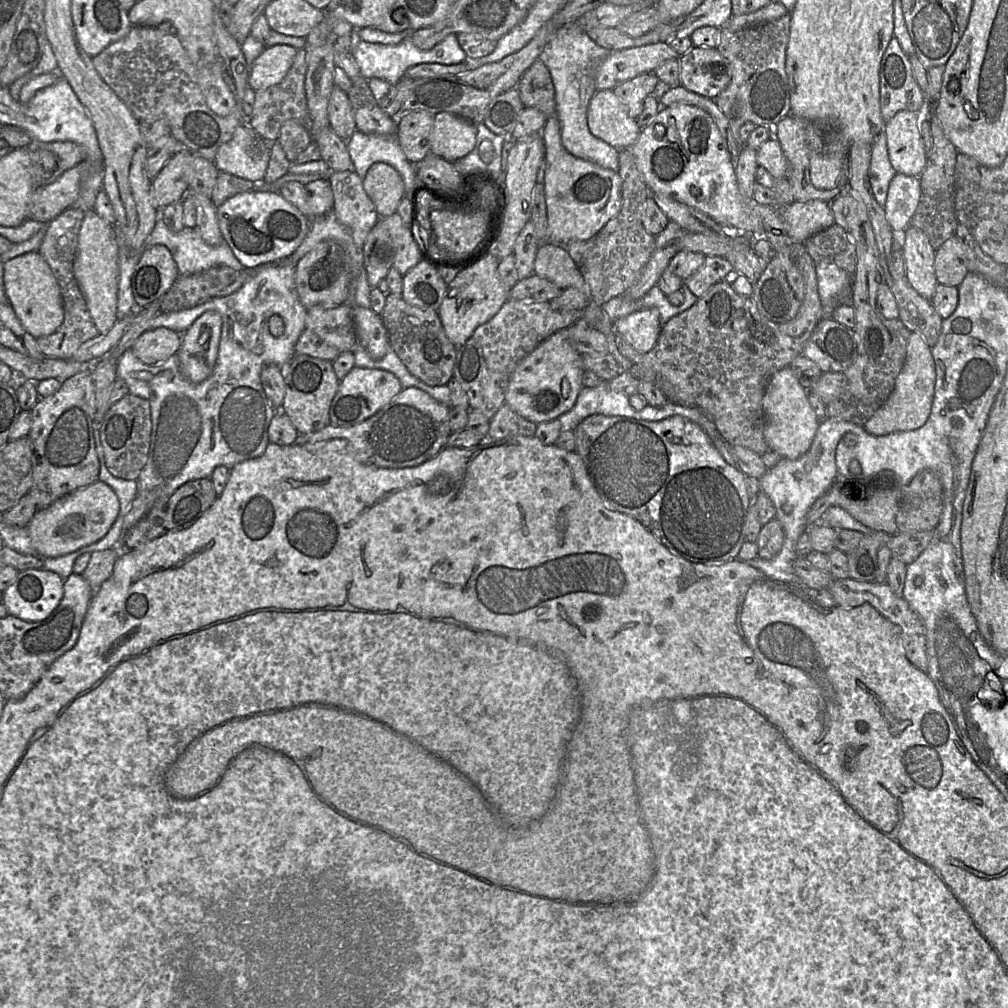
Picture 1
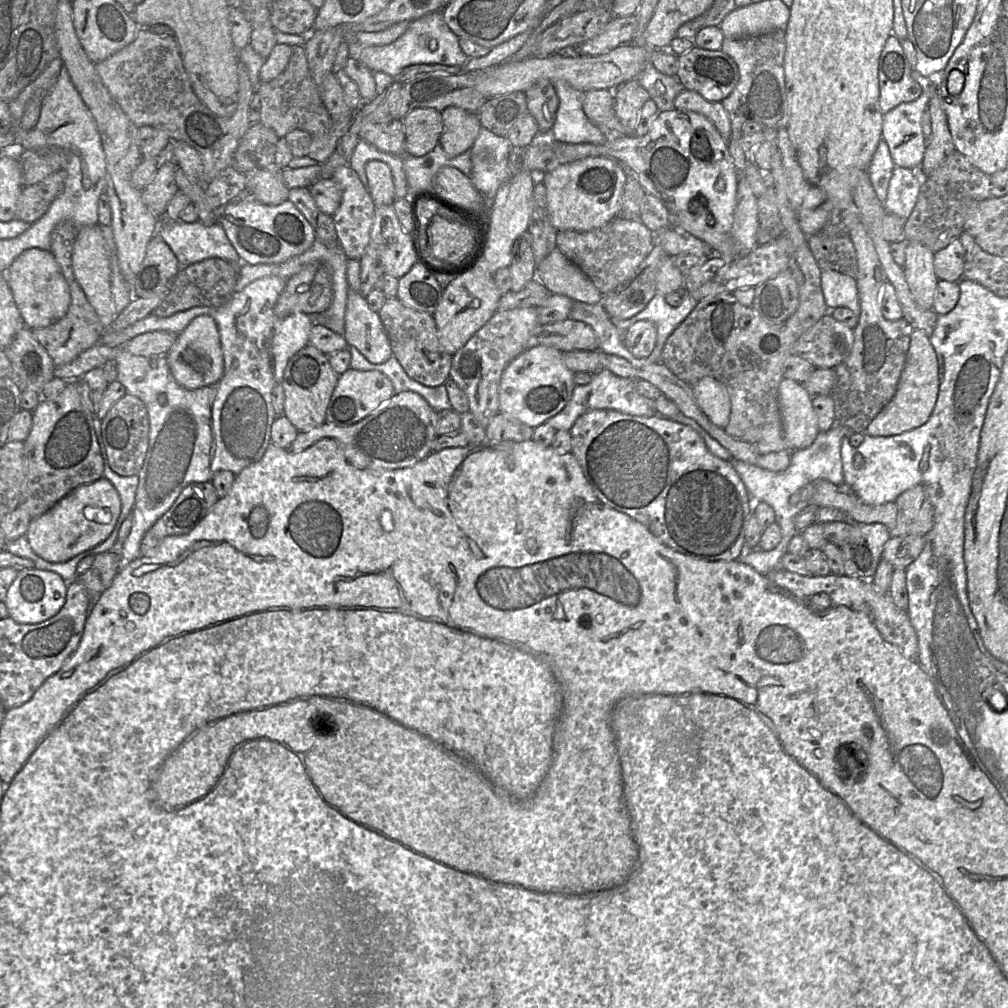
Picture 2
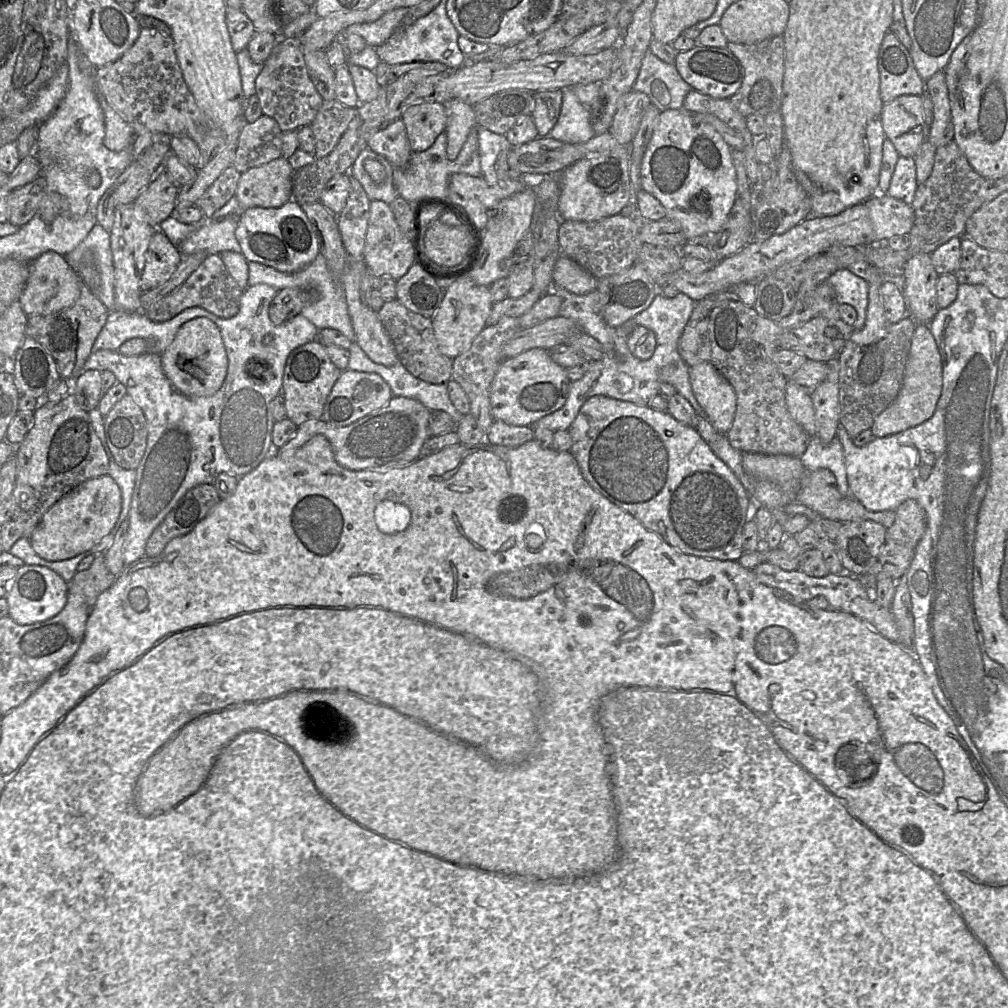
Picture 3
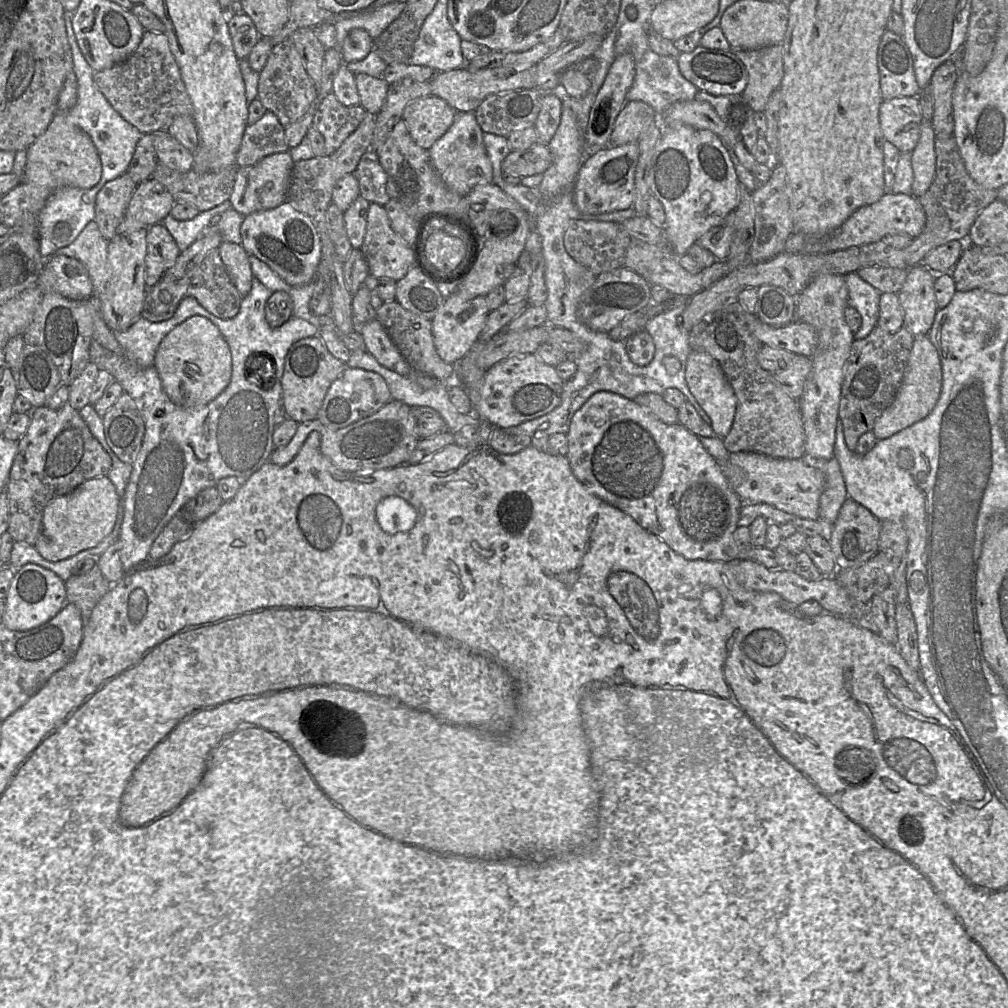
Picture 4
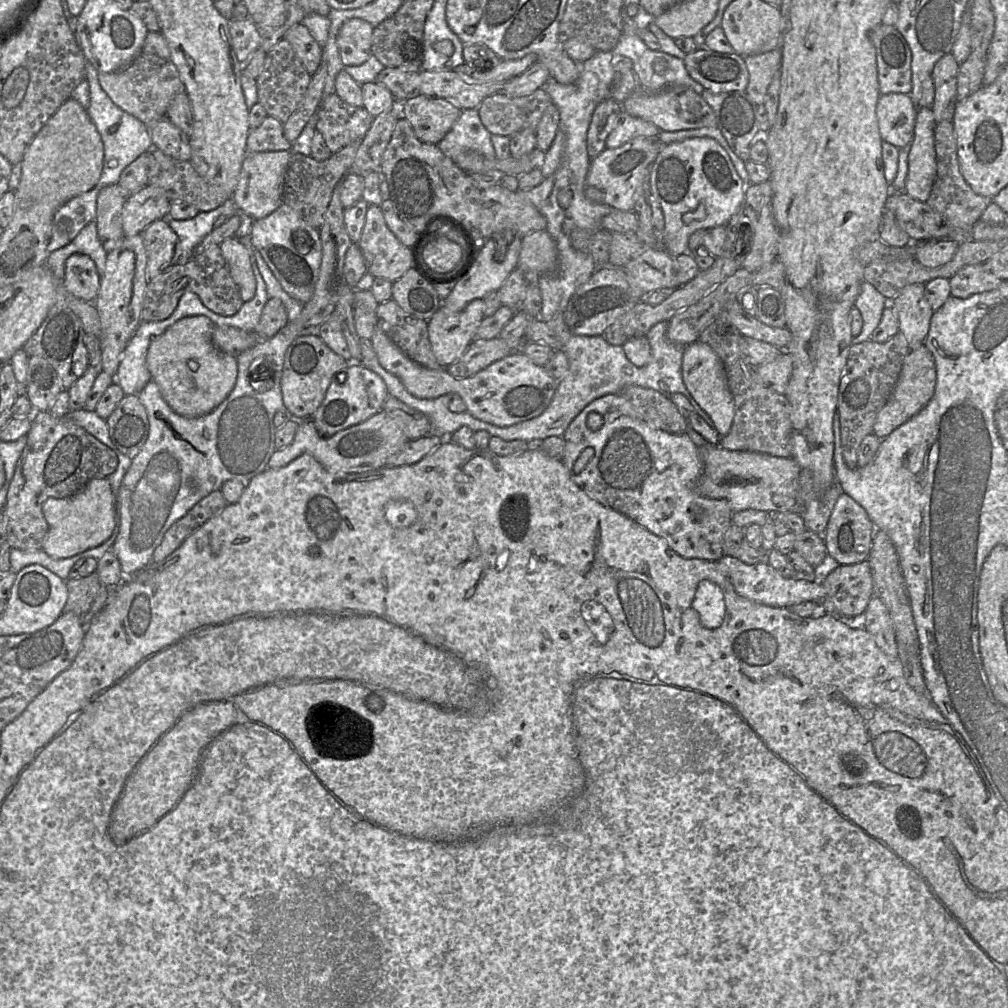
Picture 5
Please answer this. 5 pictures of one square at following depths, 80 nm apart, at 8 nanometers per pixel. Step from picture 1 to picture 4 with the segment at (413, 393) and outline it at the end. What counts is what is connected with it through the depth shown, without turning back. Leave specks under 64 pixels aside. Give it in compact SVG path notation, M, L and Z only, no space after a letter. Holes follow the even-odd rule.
M391 399L376 413L344 428L331 429L317 418L299 423L292 440L286 446L275 448L270 461L279 466L290 463L313 431L321 434L321 452L346 472L374 471L409 464L409 457L420 439L416 432L412 408L401 401Z

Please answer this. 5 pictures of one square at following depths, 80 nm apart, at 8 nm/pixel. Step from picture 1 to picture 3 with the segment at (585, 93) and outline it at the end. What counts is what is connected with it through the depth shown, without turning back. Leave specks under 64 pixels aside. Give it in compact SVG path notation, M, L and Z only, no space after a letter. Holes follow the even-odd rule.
M570 87L561 89L562 107L549 137L568 144L581 144L595 137L589 110L583 106Z

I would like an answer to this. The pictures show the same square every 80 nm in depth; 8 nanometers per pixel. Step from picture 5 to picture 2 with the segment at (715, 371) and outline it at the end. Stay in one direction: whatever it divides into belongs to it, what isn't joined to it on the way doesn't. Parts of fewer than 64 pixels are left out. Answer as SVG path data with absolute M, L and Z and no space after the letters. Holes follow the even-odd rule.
M706 376L693 385L696 403L711 423L724 429L729 421L731 402L724 384Z

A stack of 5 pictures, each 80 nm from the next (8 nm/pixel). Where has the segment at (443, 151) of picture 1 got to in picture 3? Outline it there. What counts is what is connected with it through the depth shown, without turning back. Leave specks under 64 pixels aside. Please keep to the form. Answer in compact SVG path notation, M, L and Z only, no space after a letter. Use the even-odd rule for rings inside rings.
M458 99L444 103L447 116L445 133L447 136L447 157L449 160L457 158L470 132L477 126L473 106Z

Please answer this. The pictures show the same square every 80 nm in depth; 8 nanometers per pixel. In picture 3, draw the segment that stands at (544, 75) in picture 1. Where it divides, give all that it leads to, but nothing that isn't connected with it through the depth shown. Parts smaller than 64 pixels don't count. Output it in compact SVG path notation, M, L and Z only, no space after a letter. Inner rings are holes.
M548 90L534 93L532 119L539 137L547 137L558 121L562 107L562 91Z

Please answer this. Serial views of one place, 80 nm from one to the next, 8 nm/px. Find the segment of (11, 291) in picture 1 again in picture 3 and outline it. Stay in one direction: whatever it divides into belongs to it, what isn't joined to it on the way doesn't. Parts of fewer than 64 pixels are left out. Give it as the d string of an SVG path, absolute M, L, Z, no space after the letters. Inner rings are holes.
M48 251L29 263L29 277L19 302L27 316L48 315L72 306L80 295L80 276L65 257Z

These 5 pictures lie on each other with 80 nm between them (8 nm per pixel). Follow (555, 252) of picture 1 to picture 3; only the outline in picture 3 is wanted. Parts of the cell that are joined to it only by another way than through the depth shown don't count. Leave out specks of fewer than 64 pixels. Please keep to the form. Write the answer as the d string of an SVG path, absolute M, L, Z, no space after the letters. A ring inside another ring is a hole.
M563 254L555 262L552 280L555 286L576 295L585 295L597 288L597 279L576 261Z

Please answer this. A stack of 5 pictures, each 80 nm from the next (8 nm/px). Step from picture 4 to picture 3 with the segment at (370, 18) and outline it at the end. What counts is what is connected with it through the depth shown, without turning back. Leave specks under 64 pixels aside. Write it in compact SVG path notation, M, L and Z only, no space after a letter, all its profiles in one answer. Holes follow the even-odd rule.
M409 7L392 9L373 22L352 24L342 33L360 35L365 39L367 45L377 47L390 38L408 10Z

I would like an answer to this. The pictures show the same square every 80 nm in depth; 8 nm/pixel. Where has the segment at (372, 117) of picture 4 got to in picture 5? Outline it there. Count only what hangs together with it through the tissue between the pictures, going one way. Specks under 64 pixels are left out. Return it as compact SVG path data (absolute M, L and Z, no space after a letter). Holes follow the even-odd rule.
M360 142L352 143L323 161L291 152L285 173L283 204L291 207L309 226L320 230L333 190L352 167L359 146Z

